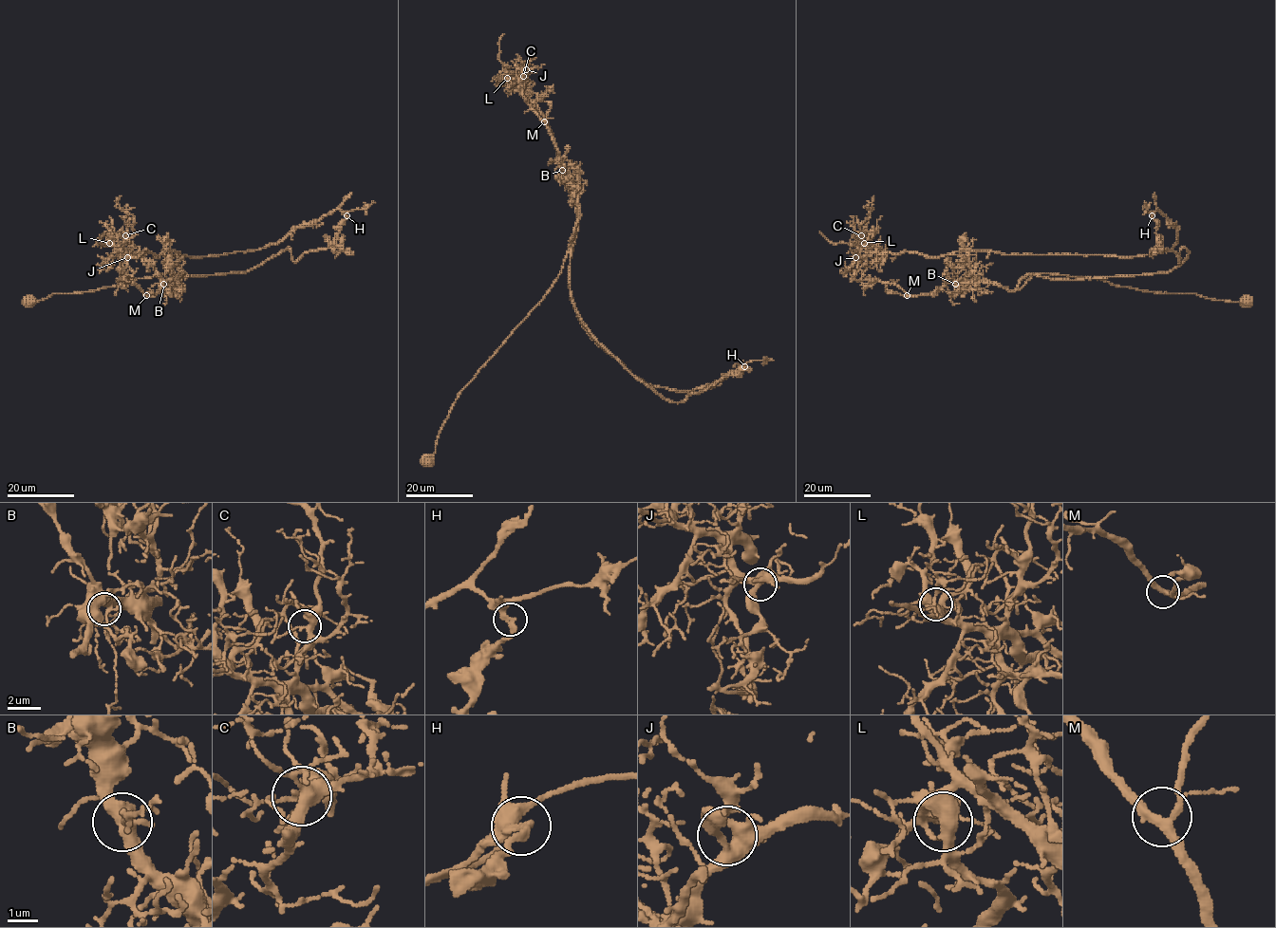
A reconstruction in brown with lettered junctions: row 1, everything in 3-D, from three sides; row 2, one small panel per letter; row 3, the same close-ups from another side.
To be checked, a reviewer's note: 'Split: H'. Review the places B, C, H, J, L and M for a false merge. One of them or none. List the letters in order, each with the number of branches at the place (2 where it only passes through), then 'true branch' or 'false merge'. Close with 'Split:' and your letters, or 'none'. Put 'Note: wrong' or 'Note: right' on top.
Note: right
B: branches 3; true branch
C: branches 3; true branch
H: branches 2; false merge
J: branches 3; true branch
L: branches 3; true branch
M: branches 3; true branch
Split: H

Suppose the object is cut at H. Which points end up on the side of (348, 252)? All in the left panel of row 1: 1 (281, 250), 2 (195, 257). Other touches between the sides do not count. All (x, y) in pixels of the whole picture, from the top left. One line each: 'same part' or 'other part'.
1: same part
2: other part

